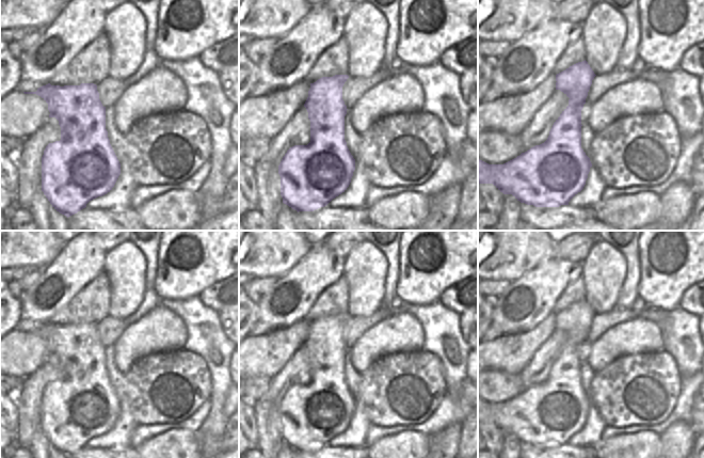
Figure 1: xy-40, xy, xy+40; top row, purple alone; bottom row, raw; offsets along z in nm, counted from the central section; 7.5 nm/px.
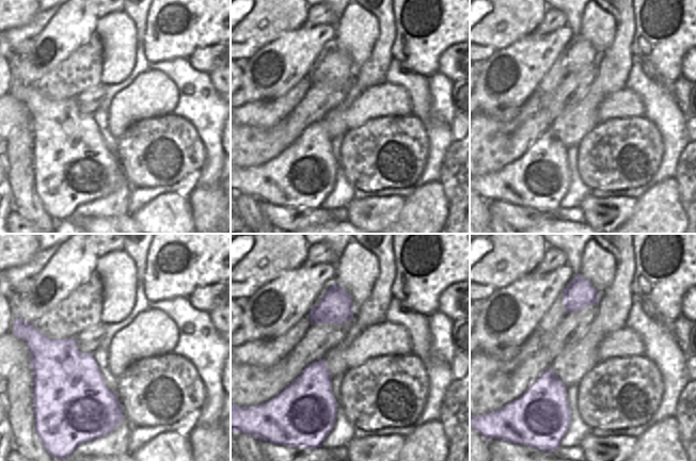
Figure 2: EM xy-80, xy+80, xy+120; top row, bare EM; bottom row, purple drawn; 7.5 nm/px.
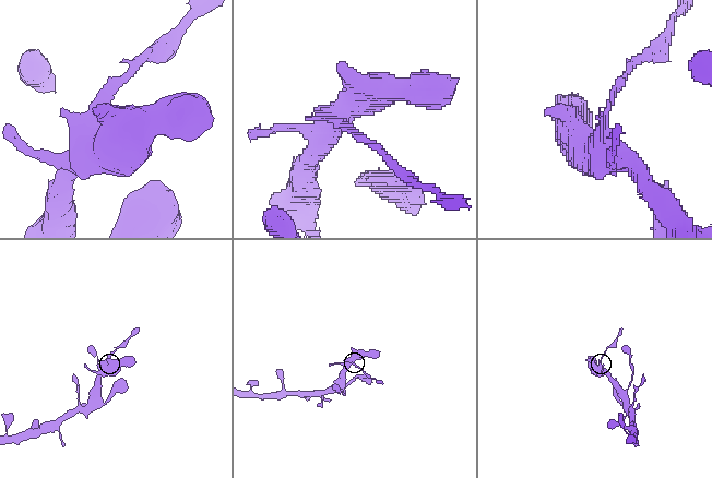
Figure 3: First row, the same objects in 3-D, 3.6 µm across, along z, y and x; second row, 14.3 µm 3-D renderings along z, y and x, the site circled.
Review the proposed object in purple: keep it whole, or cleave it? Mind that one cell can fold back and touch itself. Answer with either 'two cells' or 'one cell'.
two cells

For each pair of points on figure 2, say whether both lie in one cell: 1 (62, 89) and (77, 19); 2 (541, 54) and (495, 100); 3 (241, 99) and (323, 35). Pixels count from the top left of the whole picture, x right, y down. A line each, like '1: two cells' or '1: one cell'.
1: two cells
2: one cell
3: two cells

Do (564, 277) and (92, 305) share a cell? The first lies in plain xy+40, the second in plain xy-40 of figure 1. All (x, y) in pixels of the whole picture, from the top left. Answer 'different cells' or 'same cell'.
different cells

